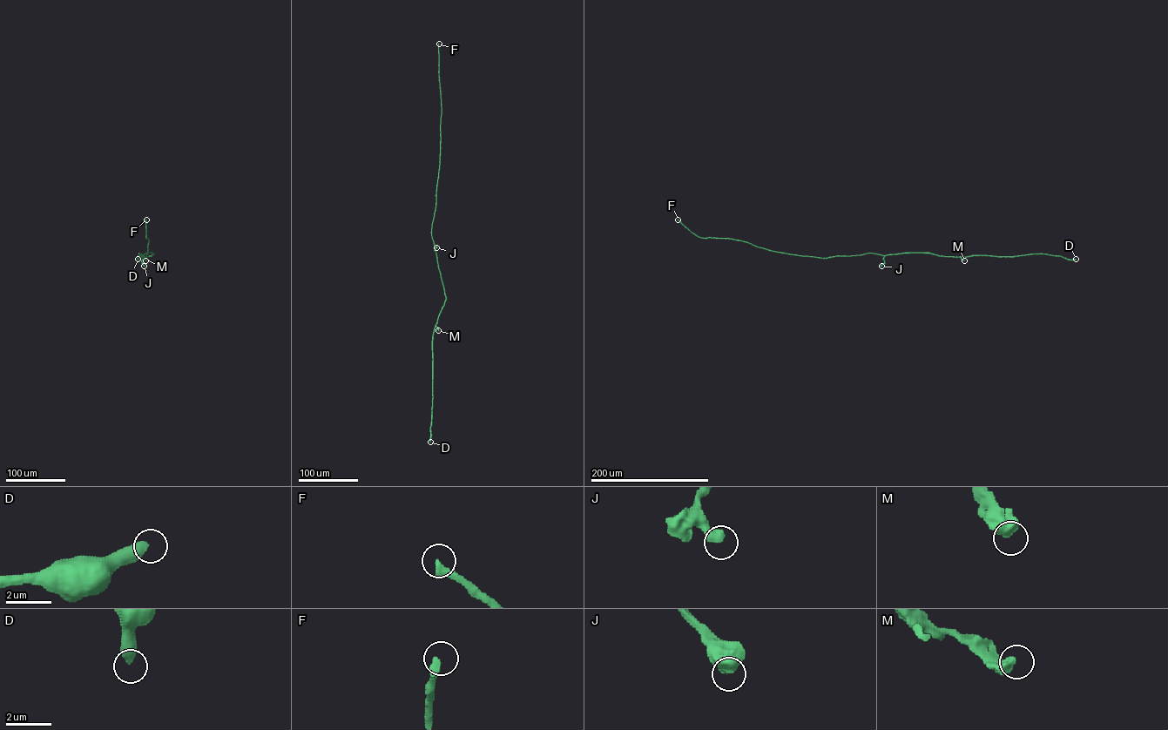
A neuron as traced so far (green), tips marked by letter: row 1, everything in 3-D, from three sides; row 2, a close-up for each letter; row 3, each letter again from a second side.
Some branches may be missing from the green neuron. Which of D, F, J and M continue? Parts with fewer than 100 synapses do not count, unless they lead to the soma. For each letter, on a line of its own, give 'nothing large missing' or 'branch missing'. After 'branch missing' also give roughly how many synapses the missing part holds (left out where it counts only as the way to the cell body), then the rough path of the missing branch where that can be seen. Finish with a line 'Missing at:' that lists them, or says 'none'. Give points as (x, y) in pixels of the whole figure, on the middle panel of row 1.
D: nothing large missing
F: branch missing; 140 synapses
J: nothing large missing
M: nothing large missing
Missing at: F

